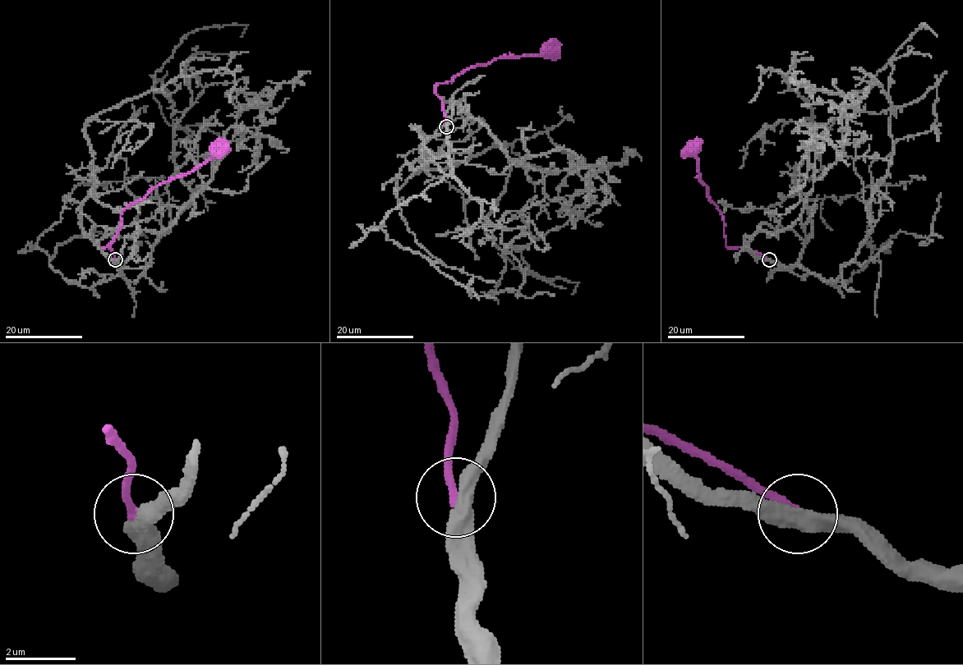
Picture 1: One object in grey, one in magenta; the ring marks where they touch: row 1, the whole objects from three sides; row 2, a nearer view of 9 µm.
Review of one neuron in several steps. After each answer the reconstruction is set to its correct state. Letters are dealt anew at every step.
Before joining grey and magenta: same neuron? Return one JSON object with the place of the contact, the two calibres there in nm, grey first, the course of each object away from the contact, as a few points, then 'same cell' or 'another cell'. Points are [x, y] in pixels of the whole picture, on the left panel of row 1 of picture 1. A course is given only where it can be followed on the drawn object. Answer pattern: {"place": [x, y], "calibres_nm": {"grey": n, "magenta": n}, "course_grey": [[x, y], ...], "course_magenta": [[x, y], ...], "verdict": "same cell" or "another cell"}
{"place": [115, 259], "calibres_nm": {"grey": 480, "magenta": 260}, "course_grey": [[115, 260], [81, 223], [87, 124], [173, 93], [154, 74], [190, 33], [241, 36]], "course_magenta": [[115, 260], [111, 249], [103, 247], [115, 236], [121, 213], [154, 187], [186, 176], [205, 163], [218, 149]], "verdict": "same cell"}

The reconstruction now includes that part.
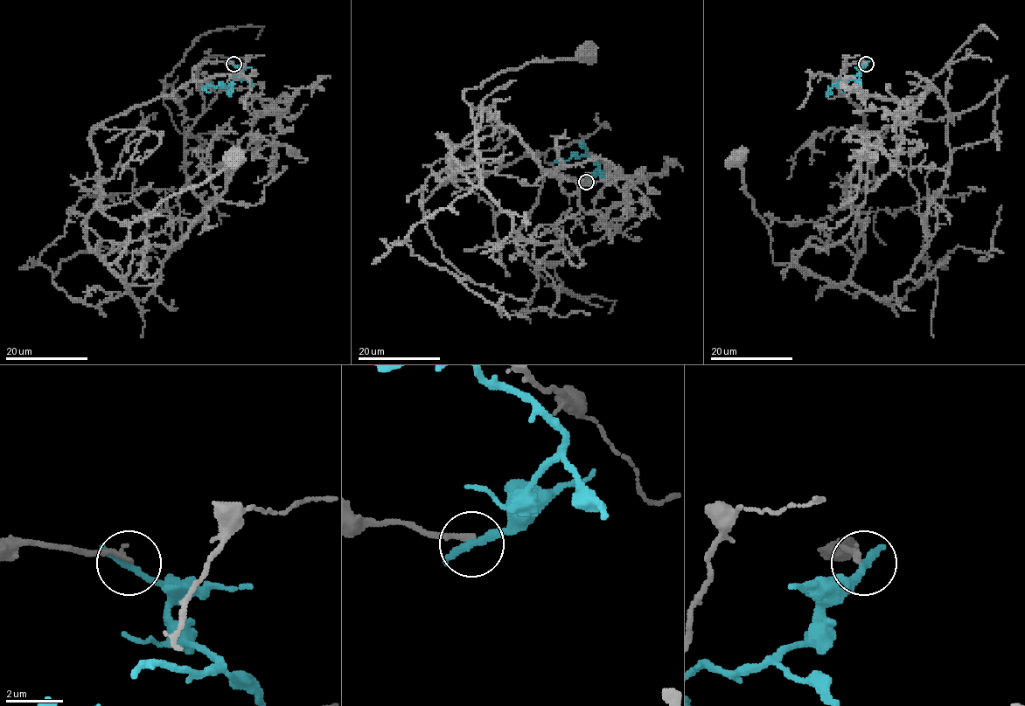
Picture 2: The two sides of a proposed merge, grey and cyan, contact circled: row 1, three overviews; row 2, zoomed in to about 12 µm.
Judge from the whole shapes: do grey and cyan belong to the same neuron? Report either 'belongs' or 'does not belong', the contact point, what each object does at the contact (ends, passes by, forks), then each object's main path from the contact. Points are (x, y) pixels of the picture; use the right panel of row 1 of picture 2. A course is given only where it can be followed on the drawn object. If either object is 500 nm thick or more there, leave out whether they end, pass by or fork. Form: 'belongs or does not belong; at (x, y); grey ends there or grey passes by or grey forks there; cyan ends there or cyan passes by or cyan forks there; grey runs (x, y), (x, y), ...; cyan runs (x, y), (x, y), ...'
does not belong; at (866, 64); grey ends there; cyan passes by; grey runs (865, 64), (838, 79), (863, 114), (867, 141), (844, 190), (863, 245), (844, 283), (775, 263), (736, 159); cyan runs (866, 64), (856, 75), (839, 82), (840, 86), (847, 86), (843, 92)

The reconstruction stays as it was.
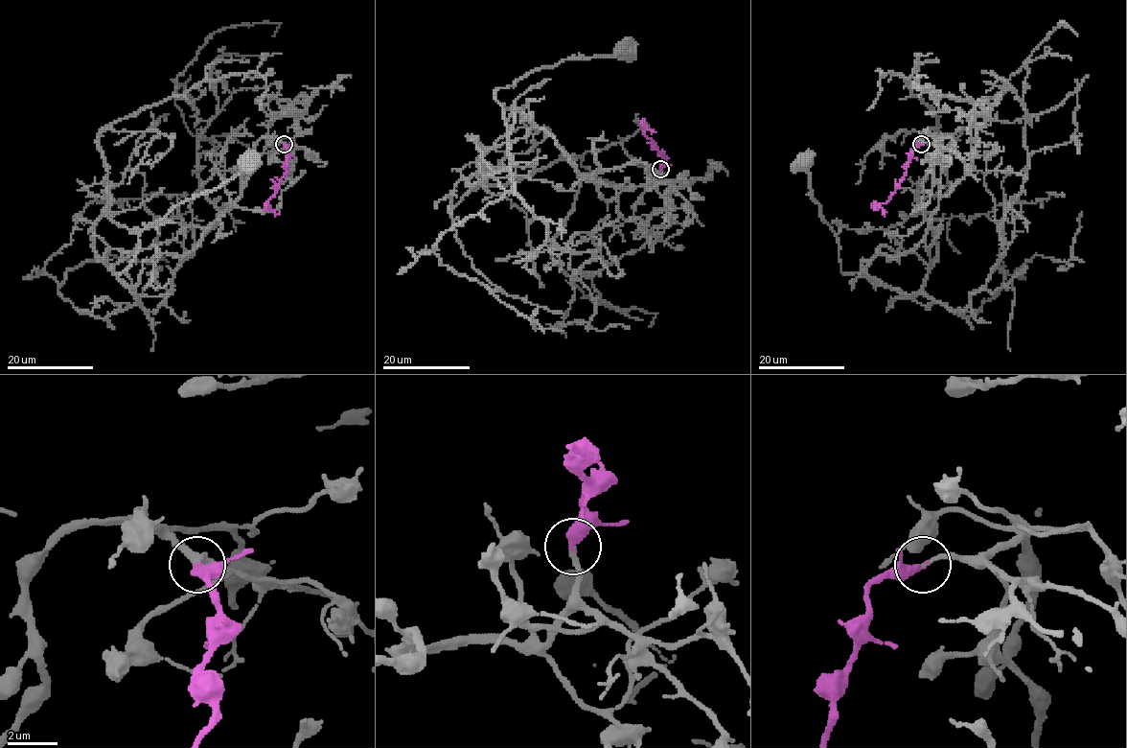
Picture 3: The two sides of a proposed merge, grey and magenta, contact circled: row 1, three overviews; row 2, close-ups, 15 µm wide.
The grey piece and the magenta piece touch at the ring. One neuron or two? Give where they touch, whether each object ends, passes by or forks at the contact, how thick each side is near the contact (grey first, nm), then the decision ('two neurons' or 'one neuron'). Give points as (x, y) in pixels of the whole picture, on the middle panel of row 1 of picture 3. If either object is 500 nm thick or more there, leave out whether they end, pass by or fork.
(660, 169) | grey ends | magenta ends | 170/400 nm | one neuron

